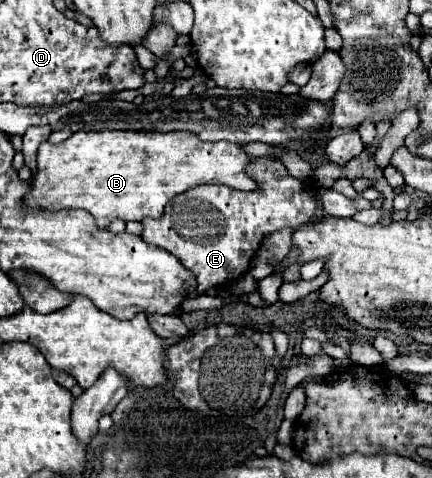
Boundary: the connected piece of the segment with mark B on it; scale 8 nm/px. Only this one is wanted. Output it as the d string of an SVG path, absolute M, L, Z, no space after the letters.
M100 130L100 132L74 132L66 142L62 144L48 144L42 142L40 150L38 150L38 172L32 178L32 192L26 196L26 202L30 208L46 208L46 210L62 210L62 208L82 208L88 210L94 218L98 228L108 228L108 224L114 218L122 218L124 222L128 220L142 220L146 216L150 218L160 218L162 210L166 206L166 202L170 202L174 196L198 186L198 184L224 184L230 188L238 188L238 190L256 190L260 184L254 182L254 178L250 178L246 174L246 166L252 162L252 156L248 156L248 152L242 148L242 144L232 144L232 142L202 142L198 136L194 134L186 134L186 132L156 132L156 130Z

